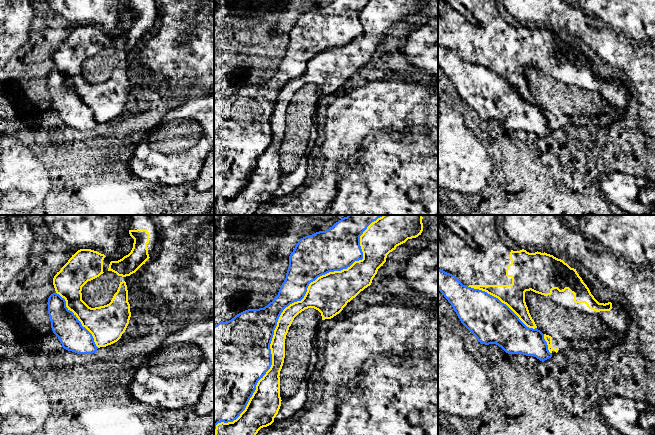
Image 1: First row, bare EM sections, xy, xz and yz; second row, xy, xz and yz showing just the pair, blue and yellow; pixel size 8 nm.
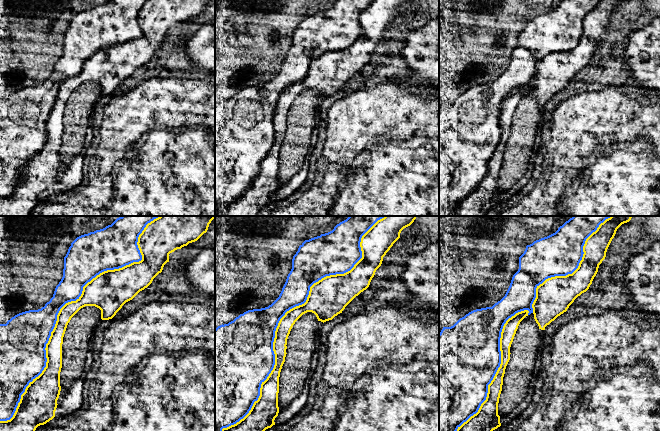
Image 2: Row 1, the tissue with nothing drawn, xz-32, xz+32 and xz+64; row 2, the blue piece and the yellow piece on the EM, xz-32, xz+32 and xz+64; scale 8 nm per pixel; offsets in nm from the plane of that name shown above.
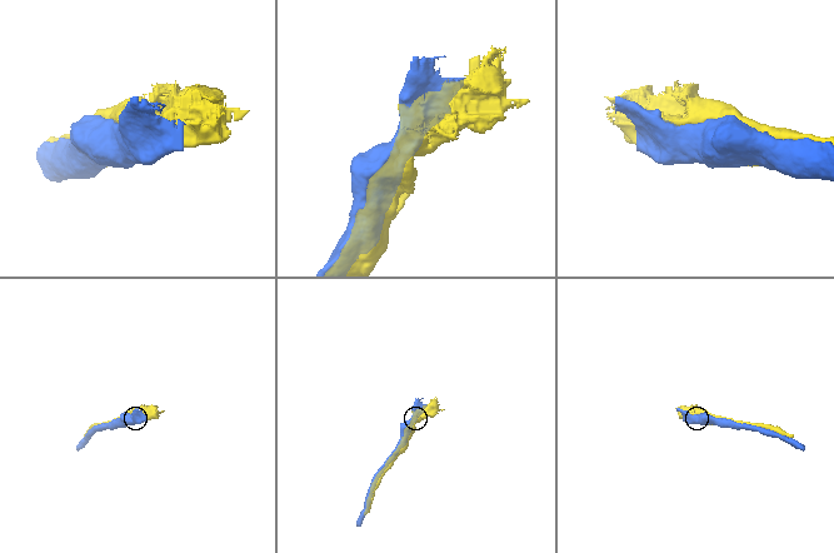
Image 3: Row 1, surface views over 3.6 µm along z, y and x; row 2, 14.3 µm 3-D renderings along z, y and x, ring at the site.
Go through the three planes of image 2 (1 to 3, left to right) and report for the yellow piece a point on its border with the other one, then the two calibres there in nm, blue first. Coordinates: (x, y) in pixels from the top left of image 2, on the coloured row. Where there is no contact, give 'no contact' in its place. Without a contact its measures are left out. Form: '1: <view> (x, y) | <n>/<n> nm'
1: xz-32 (67, 302) | 220/220 nm
2: xz+32 (287, 310) | 260/180 nm
3: xz+64 (499, 366) | 480/110 nm

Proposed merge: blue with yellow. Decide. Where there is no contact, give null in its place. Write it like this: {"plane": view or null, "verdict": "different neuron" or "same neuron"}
{"plane": "xz", "verdict": "different neuron"}

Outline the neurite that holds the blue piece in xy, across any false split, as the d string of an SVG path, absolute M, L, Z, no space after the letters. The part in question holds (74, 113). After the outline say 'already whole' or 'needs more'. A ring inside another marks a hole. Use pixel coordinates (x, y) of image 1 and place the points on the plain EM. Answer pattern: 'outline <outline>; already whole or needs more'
outline M55 68L49 72L47 80L52 107L64 125L77 130L93 130L97 127L92 110L66 83L64 74Z; already whole

